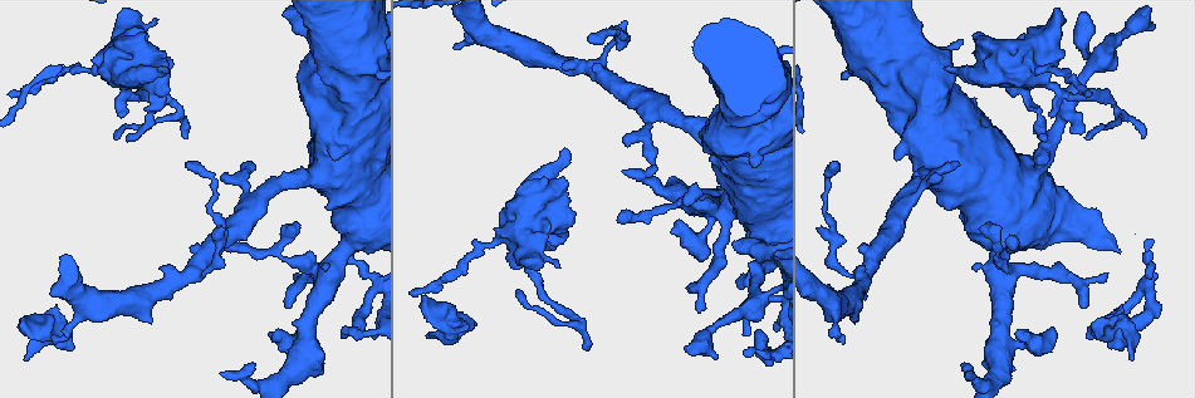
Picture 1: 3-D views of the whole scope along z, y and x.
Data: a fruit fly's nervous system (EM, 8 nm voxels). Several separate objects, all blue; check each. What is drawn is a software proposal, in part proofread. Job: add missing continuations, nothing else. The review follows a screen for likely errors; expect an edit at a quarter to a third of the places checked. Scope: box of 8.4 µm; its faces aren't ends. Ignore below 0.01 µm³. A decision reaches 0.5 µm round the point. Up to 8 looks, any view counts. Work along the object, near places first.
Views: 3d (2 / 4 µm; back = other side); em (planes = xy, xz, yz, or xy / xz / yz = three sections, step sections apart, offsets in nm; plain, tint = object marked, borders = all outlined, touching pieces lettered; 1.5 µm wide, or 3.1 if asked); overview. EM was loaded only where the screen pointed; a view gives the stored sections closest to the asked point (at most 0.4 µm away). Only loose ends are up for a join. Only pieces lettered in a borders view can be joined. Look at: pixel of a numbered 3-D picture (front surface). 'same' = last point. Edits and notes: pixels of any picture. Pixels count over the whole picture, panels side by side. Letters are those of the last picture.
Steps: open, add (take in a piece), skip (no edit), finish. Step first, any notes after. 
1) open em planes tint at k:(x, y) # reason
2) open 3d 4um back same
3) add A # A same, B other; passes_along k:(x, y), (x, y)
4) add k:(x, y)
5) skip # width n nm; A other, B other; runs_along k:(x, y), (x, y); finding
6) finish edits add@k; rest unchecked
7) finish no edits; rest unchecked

open em planes borders at 1:(161, 67) # free end

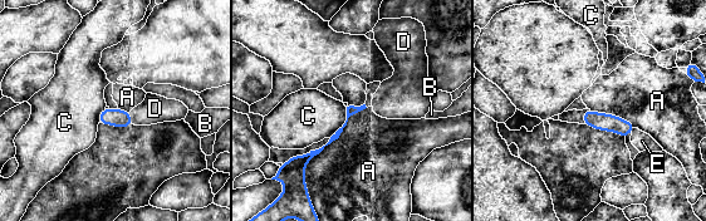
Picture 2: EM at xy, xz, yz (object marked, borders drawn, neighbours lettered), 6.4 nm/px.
add D # A other, B other, C other, D same, E other; it goes on there

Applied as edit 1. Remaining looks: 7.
open em planes borders at 1:(833, 164) # branch stops here

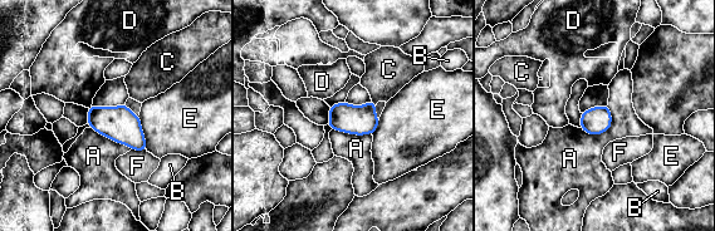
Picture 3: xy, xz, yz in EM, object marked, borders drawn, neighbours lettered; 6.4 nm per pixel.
skip # longest_contact A 240 nm; A other, B other, C other, D other, E other, F other; border 3:(608, 104), (606, 131), (579, 128); no lettered piece goes on from it

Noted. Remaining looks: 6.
finish edits add@2; rest unchecked

